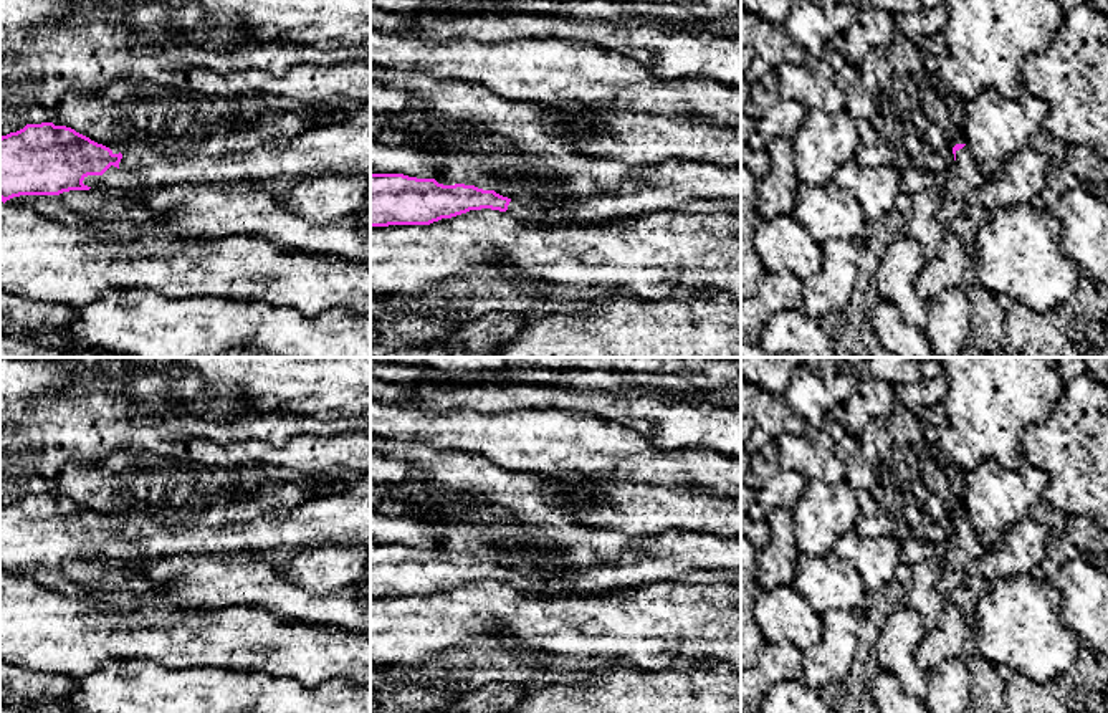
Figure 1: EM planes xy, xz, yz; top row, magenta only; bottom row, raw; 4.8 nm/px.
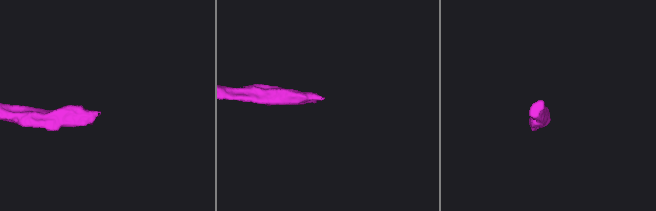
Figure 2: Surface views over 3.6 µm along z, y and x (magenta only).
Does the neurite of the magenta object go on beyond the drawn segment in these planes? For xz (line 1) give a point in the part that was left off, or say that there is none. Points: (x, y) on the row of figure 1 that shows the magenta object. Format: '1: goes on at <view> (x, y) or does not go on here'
1: goes on at xz (526, 214)

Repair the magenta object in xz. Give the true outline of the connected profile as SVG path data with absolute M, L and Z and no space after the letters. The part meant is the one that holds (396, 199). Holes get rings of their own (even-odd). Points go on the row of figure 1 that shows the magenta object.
M370 174L370 227L430 225L442 218L451 218L481 208L506 212L521 223L551 223L542 207L519 203L494 190L483 190L465 184L443 185L435 179L417 179L404 174Z

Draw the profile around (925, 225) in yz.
M931 187L911 195L911 215L905 222L905 233L919 243L924 258L936 258L941 238L948 228L939 218L944 189Z

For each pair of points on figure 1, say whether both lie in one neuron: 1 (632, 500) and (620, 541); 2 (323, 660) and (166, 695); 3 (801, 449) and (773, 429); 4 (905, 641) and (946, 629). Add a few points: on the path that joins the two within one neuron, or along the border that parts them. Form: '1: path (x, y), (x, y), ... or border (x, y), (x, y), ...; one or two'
1: border (584, 525), (619, 530), (632, 538); two
2: border (227, 667), (288, 675), (303, 684); two
3: border (786, 432), (774, 439); two
4: border (926, 631), (916, 652), (916, 662), (926, 672); two

